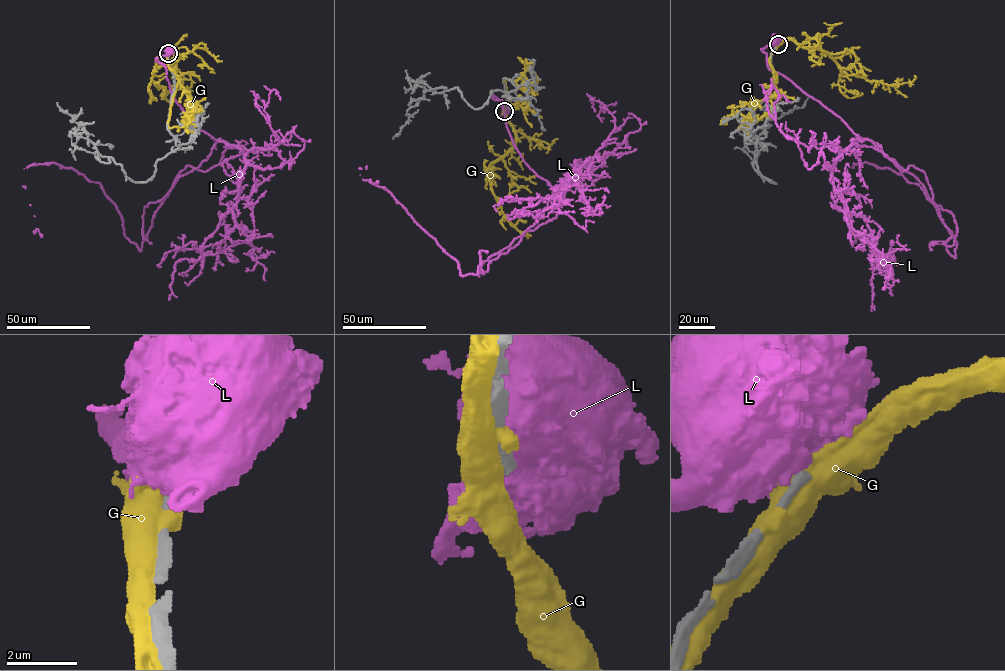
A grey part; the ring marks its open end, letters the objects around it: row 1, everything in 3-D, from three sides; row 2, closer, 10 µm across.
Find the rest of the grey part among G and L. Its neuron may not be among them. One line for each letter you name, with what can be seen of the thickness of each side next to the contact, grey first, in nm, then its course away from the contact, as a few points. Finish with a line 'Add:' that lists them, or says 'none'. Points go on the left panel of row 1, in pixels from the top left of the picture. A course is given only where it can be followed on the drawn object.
Add: none

